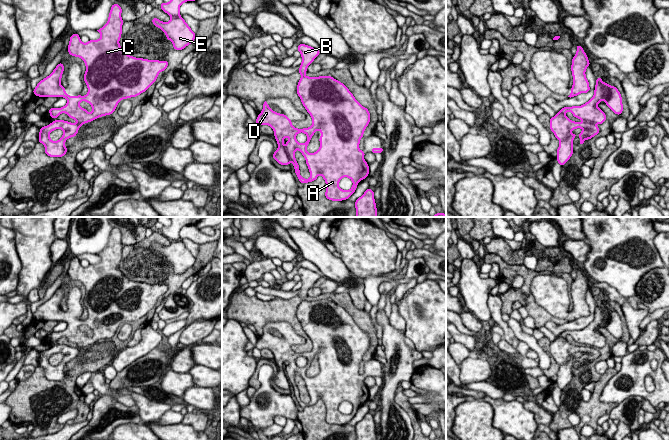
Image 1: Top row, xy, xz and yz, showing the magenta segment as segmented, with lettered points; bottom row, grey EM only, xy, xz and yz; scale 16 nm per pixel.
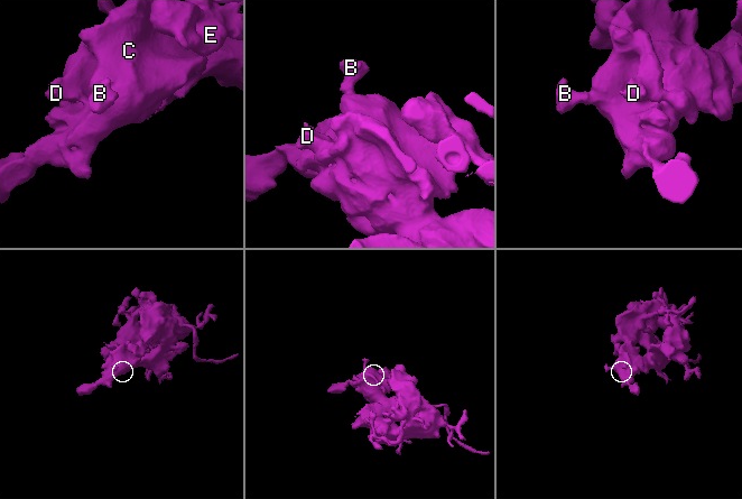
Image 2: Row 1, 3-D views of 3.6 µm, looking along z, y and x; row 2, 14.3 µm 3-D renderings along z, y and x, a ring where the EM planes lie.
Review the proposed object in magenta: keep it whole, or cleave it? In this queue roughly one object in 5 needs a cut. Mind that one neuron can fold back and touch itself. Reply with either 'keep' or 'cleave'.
keep

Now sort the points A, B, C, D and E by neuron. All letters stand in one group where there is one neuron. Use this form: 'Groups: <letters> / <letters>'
Groups: A B C D E

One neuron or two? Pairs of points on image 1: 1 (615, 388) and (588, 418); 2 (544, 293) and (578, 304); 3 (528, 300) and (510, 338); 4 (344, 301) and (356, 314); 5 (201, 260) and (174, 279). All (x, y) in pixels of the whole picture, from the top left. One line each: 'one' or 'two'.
1: two
2: one
3: two
4: one
5: one

